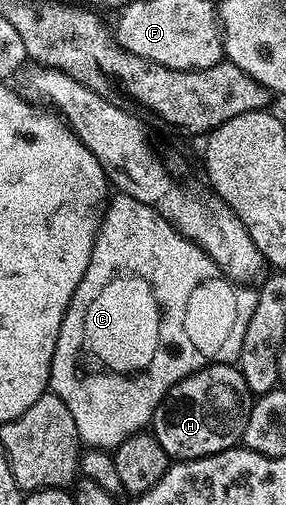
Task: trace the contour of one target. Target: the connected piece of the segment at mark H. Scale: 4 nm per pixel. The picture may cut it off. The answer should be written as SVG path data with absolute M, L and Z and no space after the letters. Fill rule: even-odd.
M234 364L206 365L193 375L181 379L181 383L177 383L167 392L165 399L151 416L149 429L155 434L157 443L165 447L168 458L176 462L195 461L198 457L208 457L226 449L236 448L243 440L245 423L249 419L250 410L249 392L241 370Z

